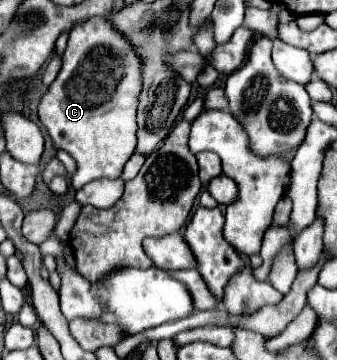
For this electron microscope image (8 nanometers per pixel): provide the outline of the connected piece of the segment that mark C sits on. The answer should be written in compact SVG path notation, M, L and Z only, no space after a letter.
M92 16L70 30L68 46L64 50L62 70L58 72L56 80L50 84L48 92L42 96L38 106L38 116L40 116L40 122L46 126L54 146L66 150L76 160L76 172L70 178L70 186L74 190L80 190L92 180L118 178L122 174L124 164L134 154L136 106L138 106L138 94L142 88L140 66L142 62L138 60L136 52L130 48L126 38L108 24L106 18Z

